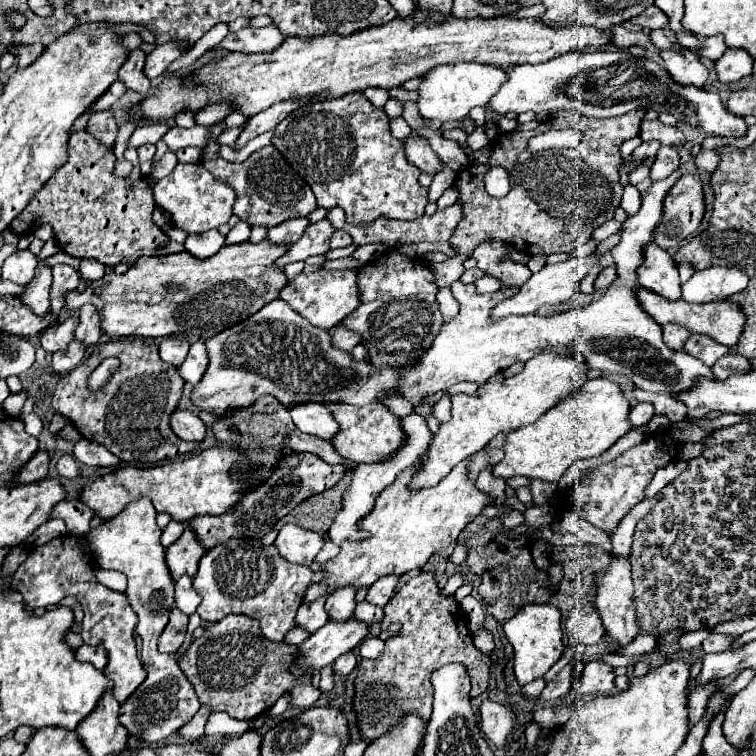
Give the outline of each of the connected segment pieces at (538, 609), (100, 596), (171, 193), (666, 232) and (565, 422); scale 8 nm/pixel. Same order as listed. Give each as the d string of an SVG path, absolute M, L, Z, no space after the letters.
M527 604L523 606L509 622L503 624L507 640L515 650L515 676L519 686L525 686L537 678L543 678L545 672L563 656L561 640L561 614L551 604Z
M65 534L65 536L53 538L43 546L35 546L27 556L27 560L17 568L11 580L11 588L23 596L29 608L57 606L65 596L79 598L85 612L85 618L81 624L83 642L105 648L107 666L103 674L115 684L113 696L117 702L125 702L135 692L135 688L145 680L145 668L137 658L137 644L133 636L137 616L131 610L125 594L95 582L91 554L83 538Z
M177 164L169 176L161 178L155 184L153 198L155 204L169 214L175 228L187 234L199 234L227 224L235 202L235 192L227 184L215 180L213 174L203 168L203 164Z
M681 176L669 190L663 204L661 224L653 232L653 242L663 250L681 246L701 224L703 218L703 190L697 176Z
M603 378L587 380L577 392L549 408L535 424L523 426L517 432L509 432L503 444L505 458L493 466L493 474L499 478L525 476L529 480L537 478L543 482L559 482L571 464L603 454L623 434L627 434L627 416L629 400L621 394L615 382Z

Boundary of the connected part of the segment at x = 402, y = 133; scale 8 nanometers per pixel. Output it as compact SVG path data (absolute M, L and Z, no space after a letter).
M397 116L395 120L391 118L389 124L391 124L391 134L393 134L395 138L399 138L399 140L405 140L405 138L409 136L409 132L411 132L409 124L407 124L403 118L399 118L399 116Z

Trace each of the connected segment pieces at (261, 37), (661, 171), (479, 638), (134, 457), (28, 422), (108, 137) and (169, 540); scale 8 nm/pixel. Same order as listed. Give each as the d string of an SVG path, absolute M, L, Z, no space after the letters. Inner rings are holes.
M267 26L267 28L243 28L239 32L229 34L221 46L217 48L225 48L229 52L237 50L237 52L271 52L275 50L281 42L285 40L285 36L279 32L277 26Z
M661 146L657 152L657 158L651 166L651 180L657 182L665 176L669 176L669 172L675 172L679 168L679 154L675 146Z
M485 628L477 630L477 634L473 636L473 640L475 640L477 648L481 648L487 654L491 654L491 650L493 650L493 636L491 636L489 630L485 630Z
M143 338L97 344L89 356L57 384L57 392L51 402L55 412L71 420L83 438L103 444L121 462L133 466L149 466L165 458L201 450L201 442L185 442L169 428L169 402L179 402L185 380L181 380L175 366L161 362L157 350L159 346L155 342L147 342ZM109 356L117 356L121 360L121 368L101 392L93 394L87 390L87 376Z
M21 414L19 418L25 422L25 428L31 436L39 436L43 432L43 422L37 414Z
M105 110L105 112L97 112L97 114L93 114L93 116L89 118L85 132L93 134L103 146L113 148L119 128L117 128L117 124L115 124L113 114L111 114L109 110Z
M171 520L169 522L169 526L163 530L163 536L161 536L161 544L167 548L167 546L171 546L179 536L183 534L183 524L181 522L175 522L175 520Z

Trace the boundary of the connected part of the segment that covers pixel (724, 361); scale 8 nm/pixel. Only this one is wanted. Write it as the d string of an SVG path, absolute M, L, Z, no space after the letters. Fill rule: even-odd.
M725 354L725 356L721 356L721 360L717 360L717 364L711 366L711 372L717 380L725 380L733 374L743 374L749 370L751 370L749 360L739 354Z

